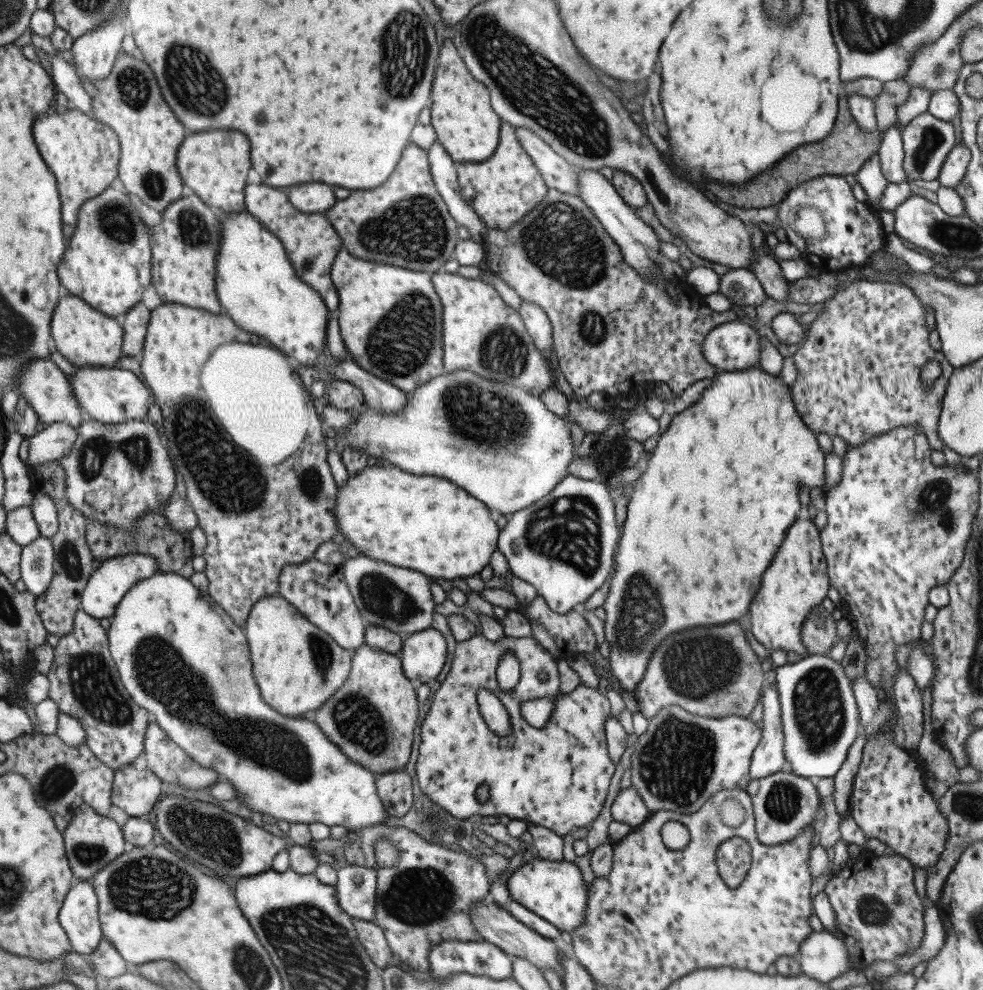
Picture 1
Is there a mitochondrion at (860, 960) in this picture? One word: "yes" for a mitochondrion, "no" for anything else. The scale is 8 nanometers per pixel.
no

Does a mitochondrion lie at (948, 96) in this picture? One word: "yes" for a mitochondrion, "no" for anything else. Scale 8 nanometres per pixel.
no

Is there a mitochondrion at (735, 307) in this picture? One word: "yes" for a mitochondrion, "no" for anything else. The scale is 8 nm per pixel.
no

